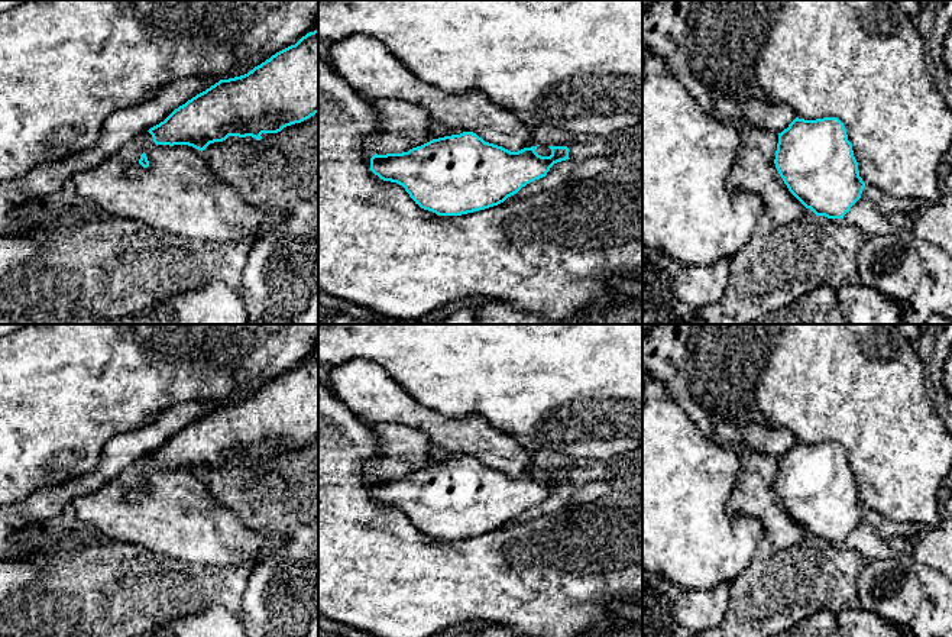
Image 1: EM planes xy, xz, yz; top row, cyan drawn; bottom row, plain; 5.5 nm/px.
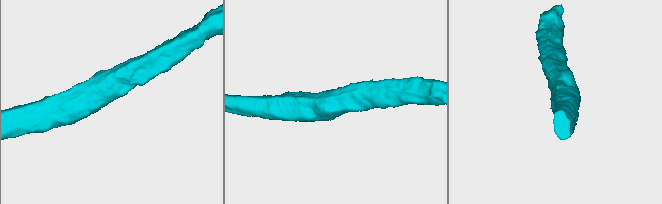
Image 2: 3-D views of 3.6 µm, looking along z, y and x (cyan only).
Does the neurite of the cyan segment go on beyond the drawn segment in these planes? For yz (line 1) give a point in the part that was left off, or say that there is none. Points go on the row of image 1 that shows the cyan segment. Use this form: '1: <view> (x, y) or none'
1: none

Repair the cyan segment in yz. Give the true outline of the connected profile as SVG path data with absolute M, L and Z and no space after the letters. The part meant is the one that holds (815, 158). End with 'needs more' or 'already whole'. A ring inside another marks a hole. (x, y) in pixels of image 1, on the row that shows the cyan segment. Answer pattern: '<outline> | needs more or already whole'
M796 117L778 133L774 164L789 191L816 216L843 219L865 187L838 117Z | already whole

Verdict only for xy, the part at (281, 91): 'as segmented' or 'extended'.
as segmented

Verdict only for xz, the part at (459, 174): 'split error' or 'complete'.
complete

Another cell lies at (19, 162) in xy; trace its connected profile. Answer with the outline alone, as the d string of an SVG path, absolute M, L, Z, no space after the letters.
M25 0L0 13L0 182L22 177L71 152L91 148L110 113L150 100L166 84L191 77L220 80L245 75L314 30L318 30L318 0Z

